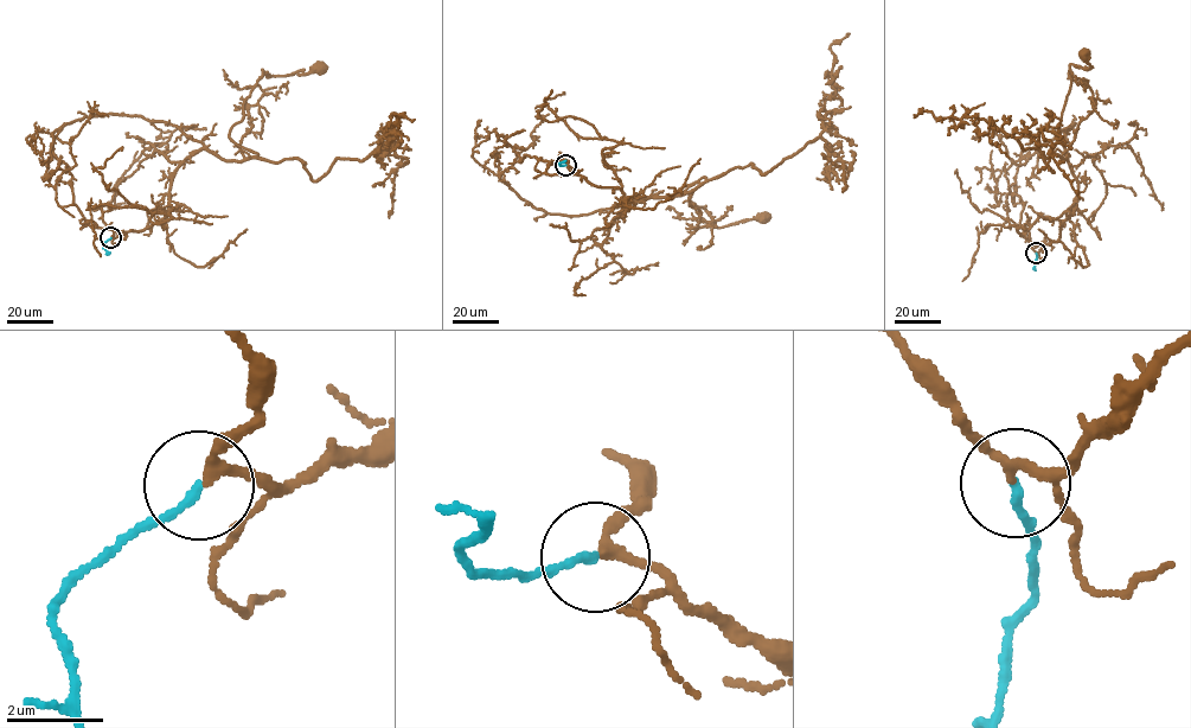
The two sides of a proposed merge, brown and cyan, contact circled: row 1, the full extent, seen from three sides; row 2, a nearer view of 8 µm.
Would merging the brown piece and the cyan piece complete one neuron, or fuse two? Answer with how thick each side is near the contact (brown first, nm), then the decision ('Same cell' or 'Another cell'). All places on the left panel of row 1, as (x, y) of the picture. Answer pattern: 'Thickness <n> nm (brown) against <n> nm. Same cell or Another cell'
Thickness 170 nm (brown) against 180 nm. Same cell

